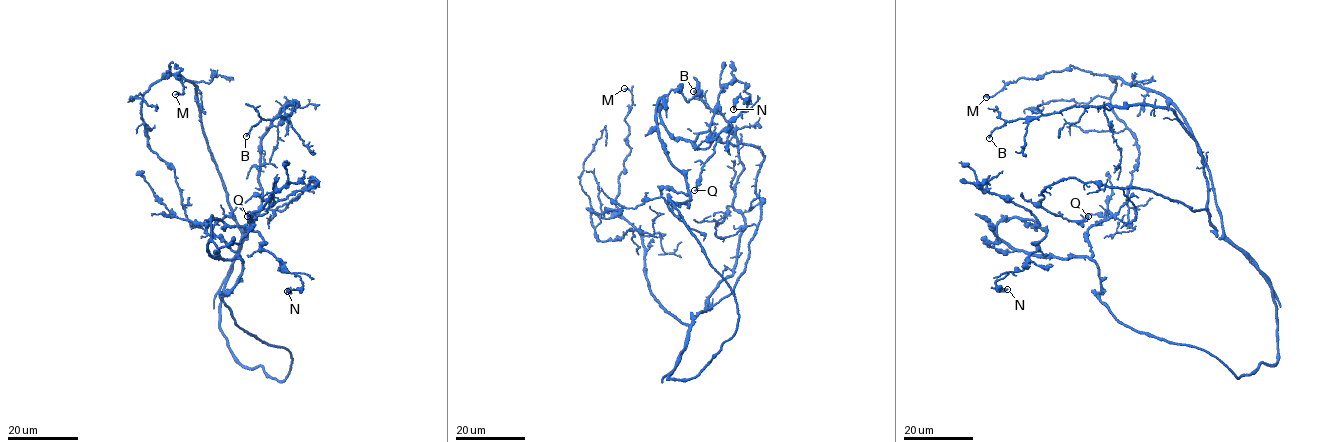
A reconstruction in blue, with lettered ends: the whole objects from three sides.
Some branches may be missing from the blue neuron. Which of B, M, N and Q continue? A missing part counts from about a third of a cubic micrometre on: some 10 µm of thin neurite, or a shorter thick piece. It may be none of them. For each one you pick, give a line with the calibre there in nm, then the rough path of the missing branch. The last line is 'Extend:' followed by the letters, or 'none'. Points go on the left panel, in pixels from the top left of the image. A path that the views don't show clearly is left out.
B: calibre 280 nm
Extend: B

